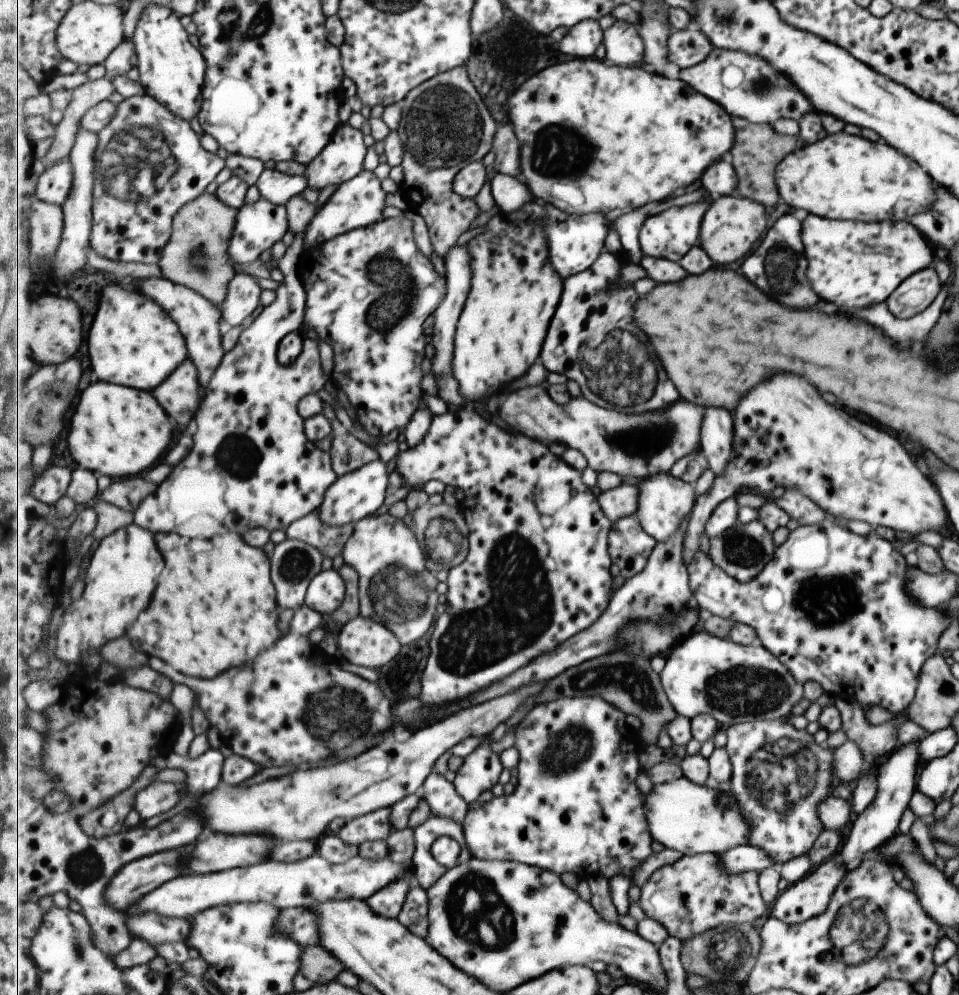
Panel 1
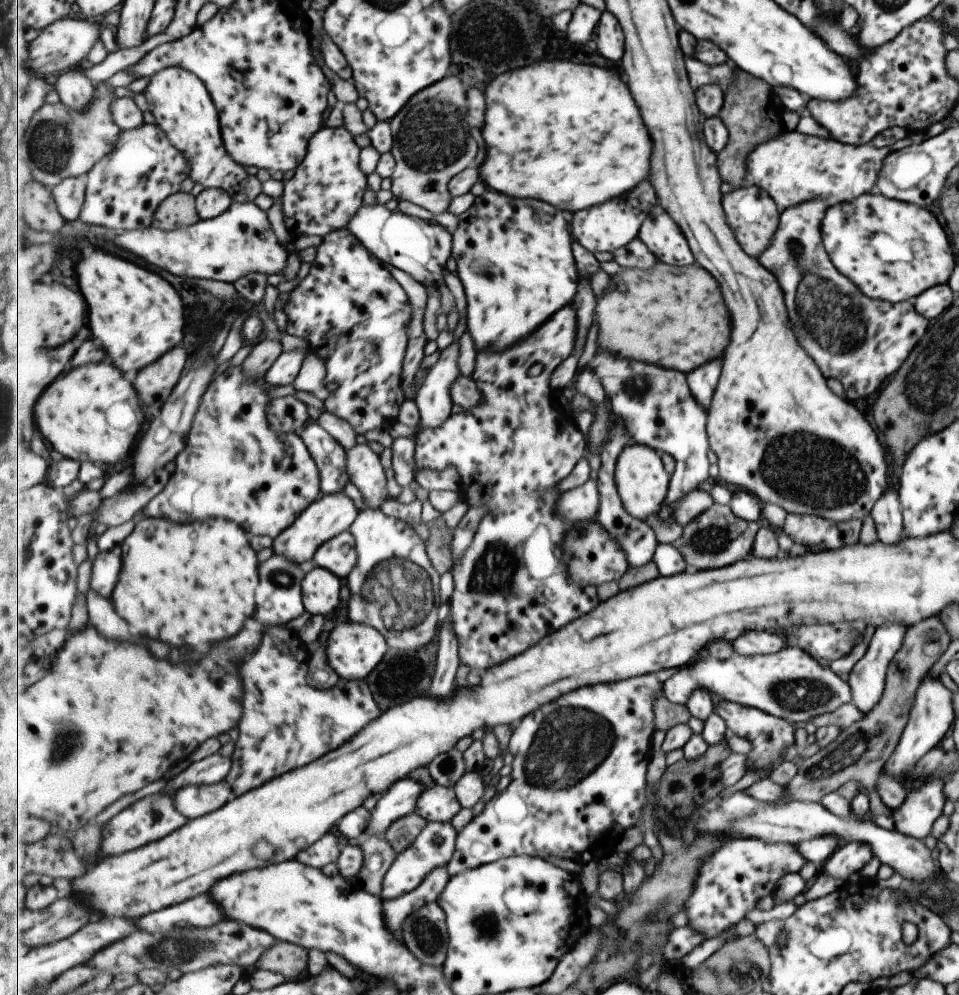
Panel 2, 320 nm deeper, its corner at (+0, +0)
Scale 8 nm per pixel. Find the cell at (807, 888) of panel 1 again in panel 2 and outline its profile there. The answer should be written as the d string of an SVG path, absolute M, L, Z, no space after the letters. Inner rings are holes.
M851 841L840 844L839 848L818 867L818 873L846 880L849 874L858 872L861 867L872 857L869 844Z

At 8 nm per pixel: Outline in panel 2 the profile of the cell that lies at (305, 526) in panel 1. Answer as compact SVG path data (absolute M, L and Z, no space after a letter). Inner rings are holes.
M349 531L323 543L315 553L314 560L319 567L334 572L340 579L347 579L358 563L356 538Z

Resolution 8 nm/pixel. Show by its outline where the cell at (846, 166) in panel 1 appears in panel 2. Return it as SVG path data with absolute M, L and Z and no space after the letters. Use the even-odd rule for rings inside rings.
M783 130L775 139L759 143L752 153L748 154L747 170L753 182L765 192L770 193L779 209L823 198L827 204L849 202L863 192L869 192L875 184L879 172L879 152L891 152L891 148L873 148L869 144L845 146L835 140L813 138L807 134Z

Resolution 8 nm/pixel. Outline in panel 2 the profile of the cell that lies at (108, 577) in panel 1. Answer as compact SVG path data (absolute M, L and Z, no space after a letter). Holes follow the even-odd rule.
M120 548L97 554L91 569L92 587L105 598L111 599L122 576L123 556Z

